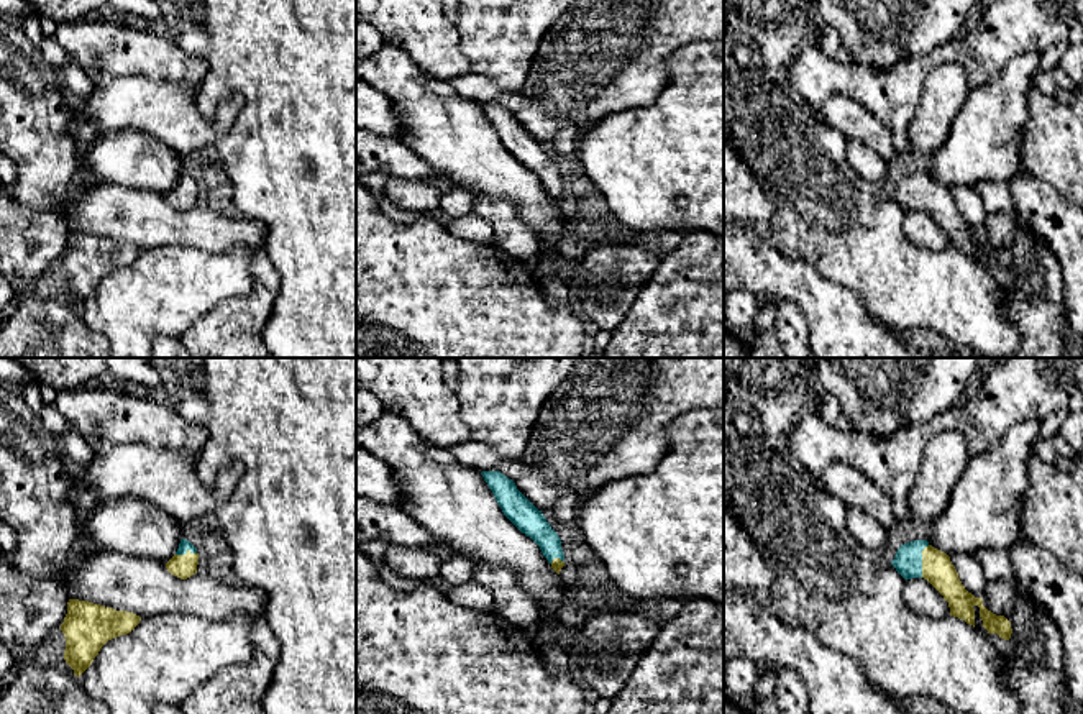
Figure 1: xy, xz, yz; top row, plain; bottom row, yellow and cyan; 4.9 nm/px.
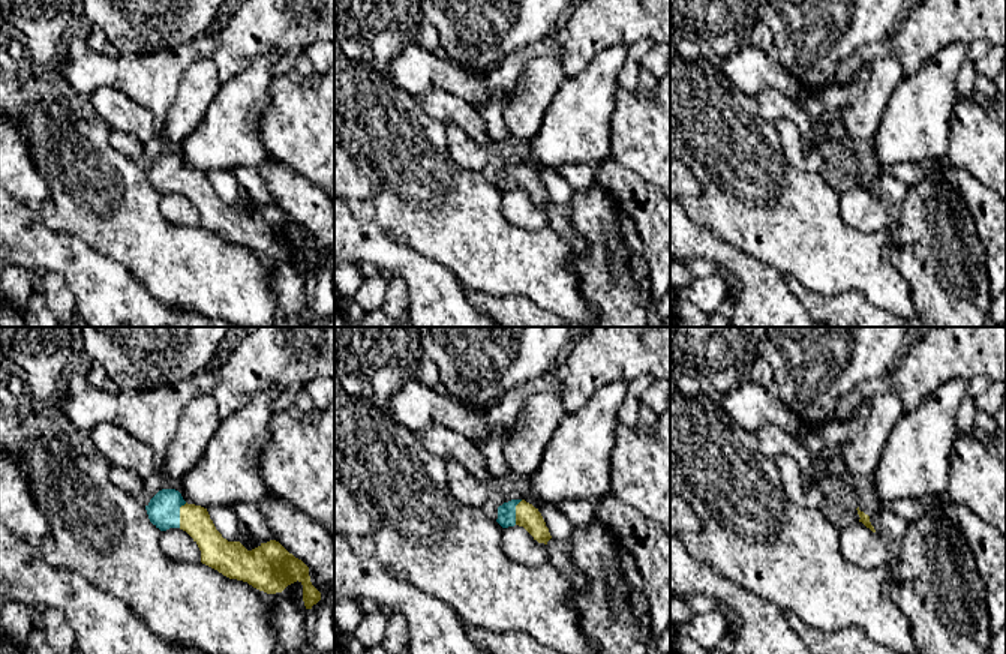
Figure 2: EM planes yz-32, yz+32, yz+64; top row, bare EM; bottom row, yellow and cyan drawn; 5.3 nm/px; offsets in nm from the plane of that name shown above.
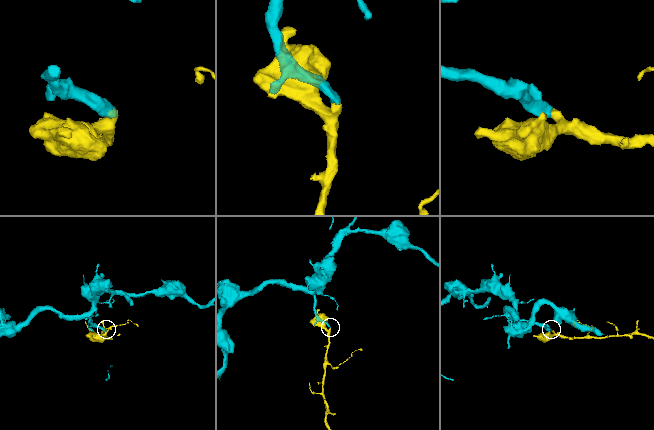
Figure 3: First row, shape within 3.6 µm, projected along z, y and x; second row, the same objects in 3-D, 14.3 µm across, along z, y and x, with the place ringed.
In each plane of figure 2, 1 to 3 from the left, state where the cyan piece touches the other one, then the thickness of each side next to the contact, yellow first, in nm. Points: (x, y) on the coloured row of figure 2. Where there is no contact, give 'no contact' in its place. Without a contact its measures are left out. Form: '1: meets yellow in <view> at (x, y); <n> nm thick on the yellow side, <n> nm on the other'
1: meets yellow in yz-32 at (180, 515); 160 nm thick on the yellow side, 180 nm on the other
2: meets yellow in yz+32 at (516, 512); 120 nm thick on the yellow side, 100 nm on the other
3: no contact

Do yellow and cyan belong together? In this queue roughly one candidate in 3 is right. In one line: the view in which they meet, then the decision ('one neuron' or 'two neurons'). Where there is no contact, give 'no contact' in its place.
yz | one neuron

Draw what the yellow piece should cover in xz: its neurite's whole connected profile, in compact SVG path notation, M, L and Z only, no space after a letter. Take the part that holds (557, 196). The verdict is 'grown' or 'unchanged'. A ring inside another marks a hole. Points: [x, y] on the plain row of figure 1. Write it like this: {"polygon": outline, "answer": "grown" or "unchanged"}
{"polygon": "M500 103L481 105L492 123L504 148L527 169L530 169L542 182L551 200L560 207L564 199L564 185L558 166L538 143L515 118L512 112Z", "answer": "grown"}

